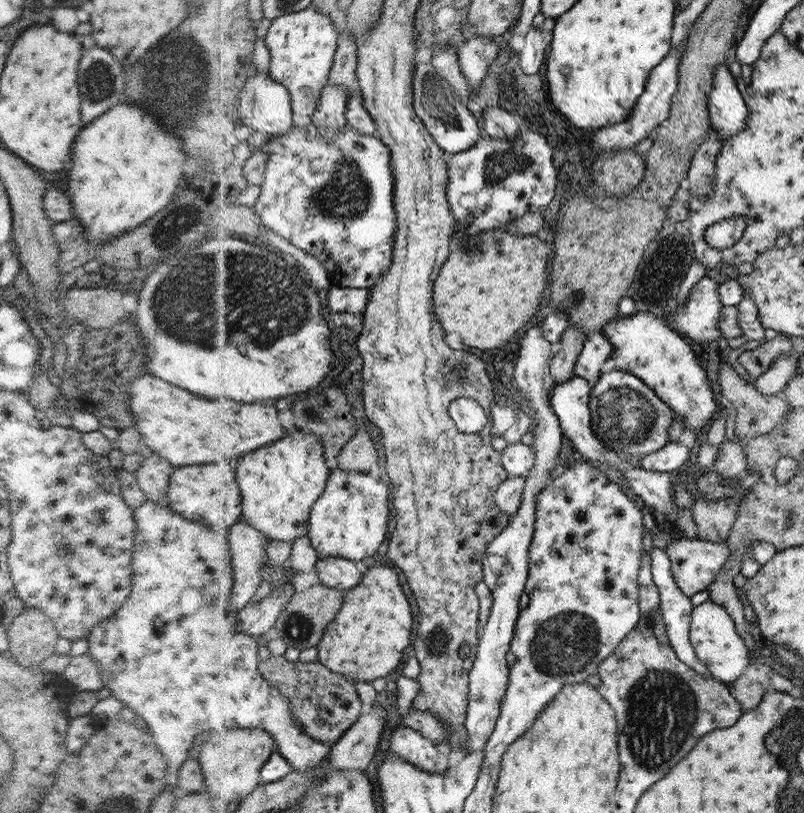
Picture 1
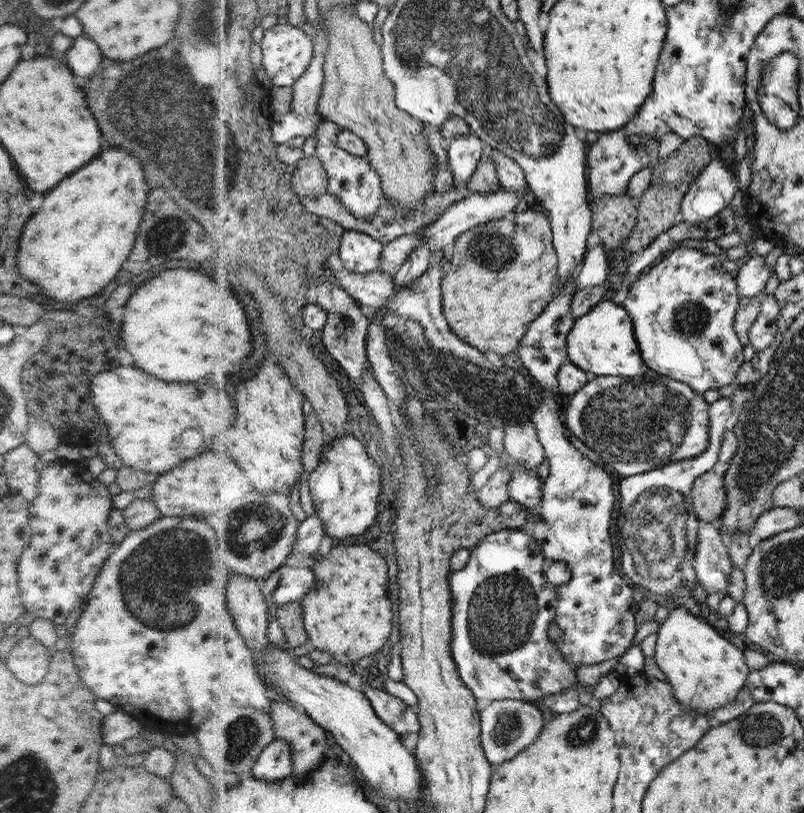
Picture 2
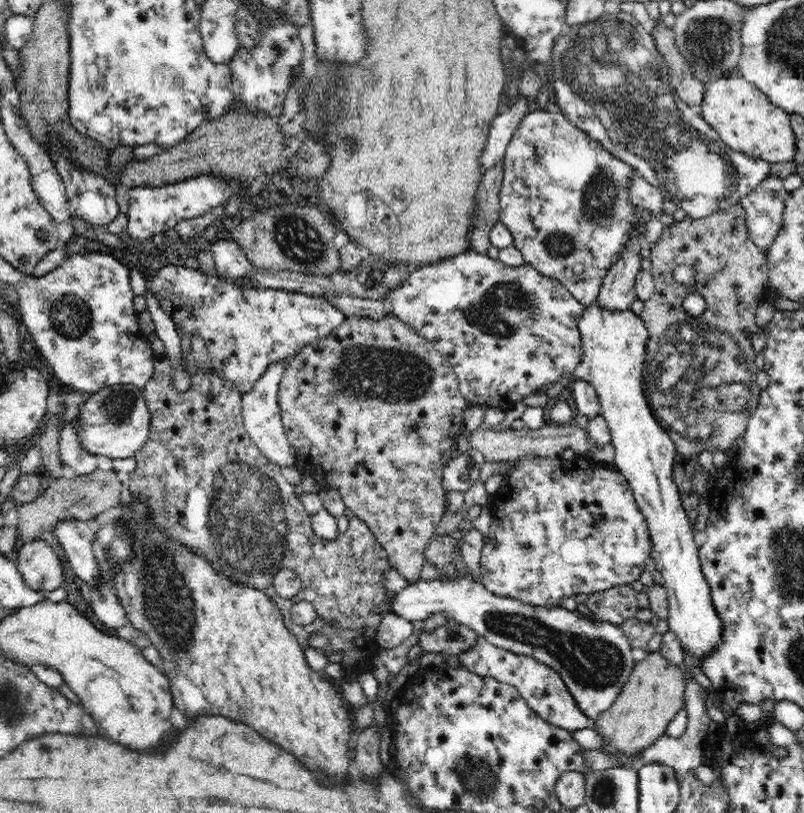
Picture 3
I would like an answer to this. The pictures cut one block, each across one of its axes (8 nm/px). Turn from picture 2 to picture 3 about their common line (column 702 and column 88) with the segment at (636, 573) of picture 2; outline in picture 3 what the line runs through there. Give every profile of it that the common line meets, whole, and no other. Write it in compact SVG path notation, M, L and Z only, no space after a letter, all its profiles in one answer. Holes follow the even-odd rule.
M70 425L63 426L58 446L62 464L71 466L76 476L88 476L87 474L98 468L96 455L86 452L86 449L79 446Z

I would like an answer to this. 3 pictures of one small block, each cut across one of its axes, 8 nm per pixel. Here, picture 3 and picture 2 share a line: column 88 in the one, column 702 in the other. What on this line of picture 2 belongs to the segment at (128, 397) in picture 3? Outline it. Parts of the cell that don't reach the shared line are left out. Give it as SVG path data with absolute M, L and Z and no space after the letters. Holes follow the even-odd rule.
M654 372L633 377L593 376L574 393L563 411L565 426L588 448L598 452L602 463L615 469L622 478L648 472L670 462L695 457L710 444L710 405L690 387Z

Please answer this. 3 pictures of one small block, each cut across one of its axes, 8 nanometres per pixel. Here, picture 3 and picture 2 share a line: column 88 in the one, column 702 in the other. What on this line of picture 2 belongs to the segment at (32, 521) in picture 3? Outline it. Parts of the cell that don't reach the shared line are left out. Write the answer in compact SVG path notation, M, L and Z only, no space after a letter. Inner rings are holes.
M713 470L701 475L691 488L693 510L699 520L710 522L720 518L727 508L727 489L724 487L724 478Z

